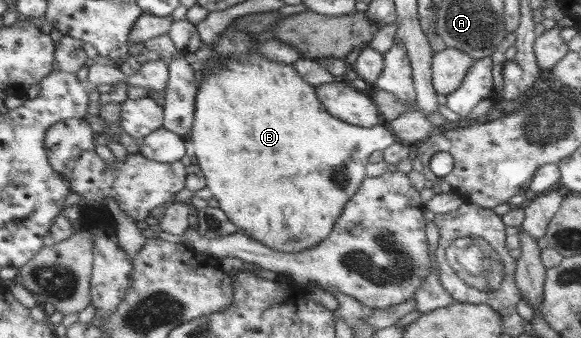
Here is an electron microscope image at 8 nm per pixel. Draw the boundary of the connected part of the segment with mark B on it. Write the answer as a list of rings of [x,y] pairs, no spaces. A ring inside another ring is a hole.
[[[227,28],[212,44],[214,50],[208,59],[212,70],[197,84],[194,124],[188,136],[194,144],[194,162],[201,168],[217,207],[240,232],[275,252],[308,251],[332,232],[344,204],[367,177],[370,154],[398,140],[384,126],[354,126],[328,114],[318,101],[316,88],[300,78],[293,64],[262,58],[250,36]]]

